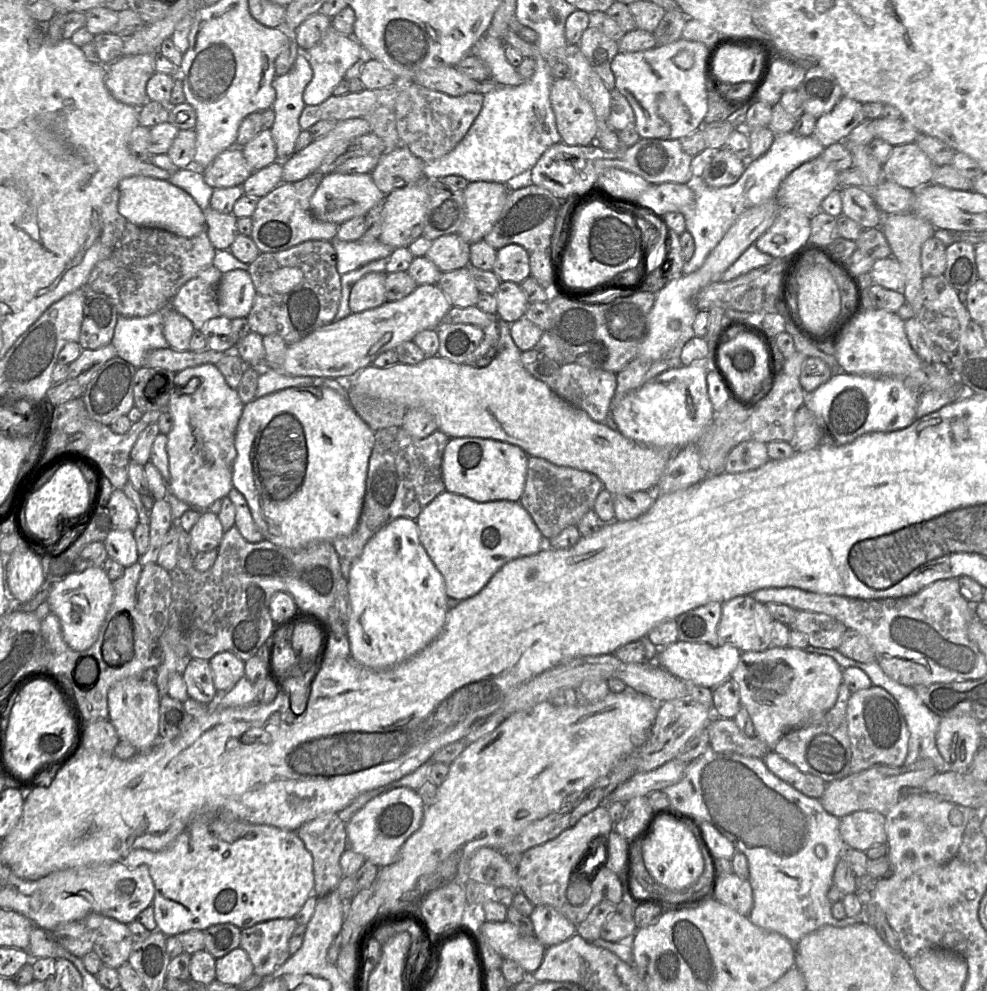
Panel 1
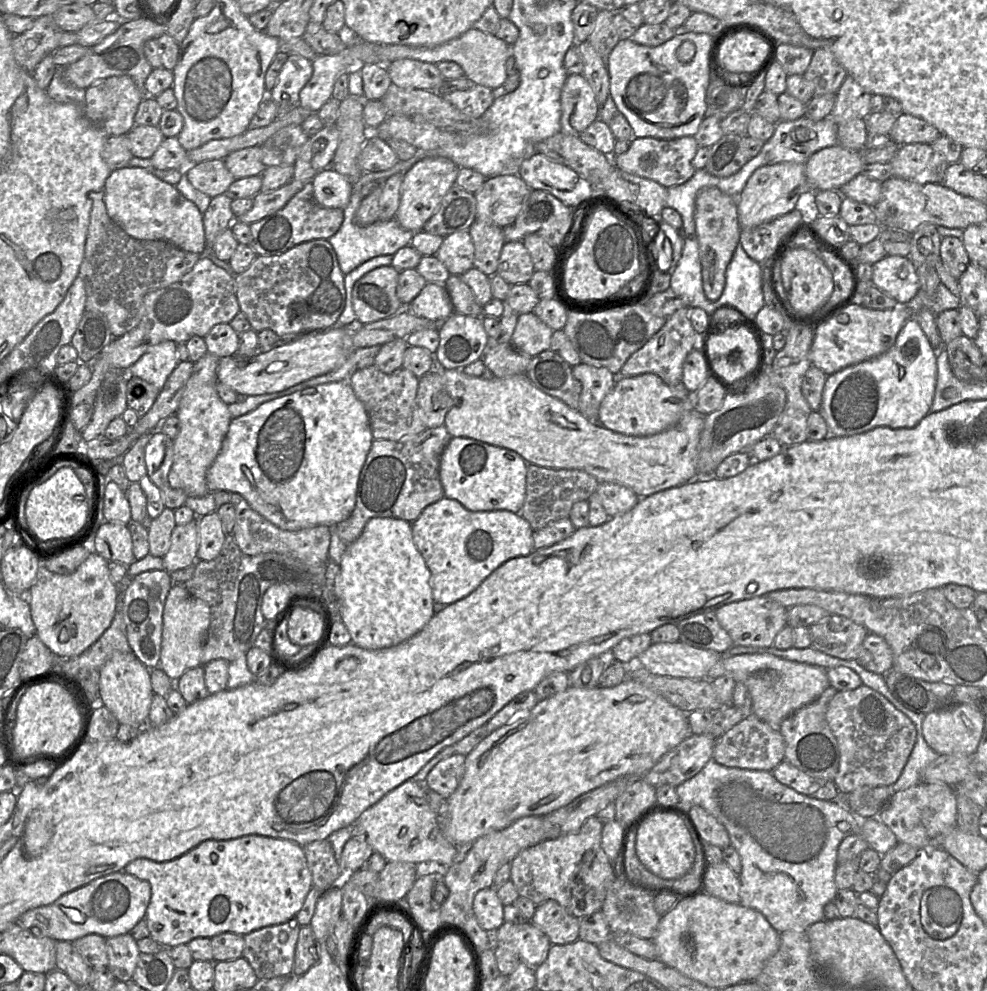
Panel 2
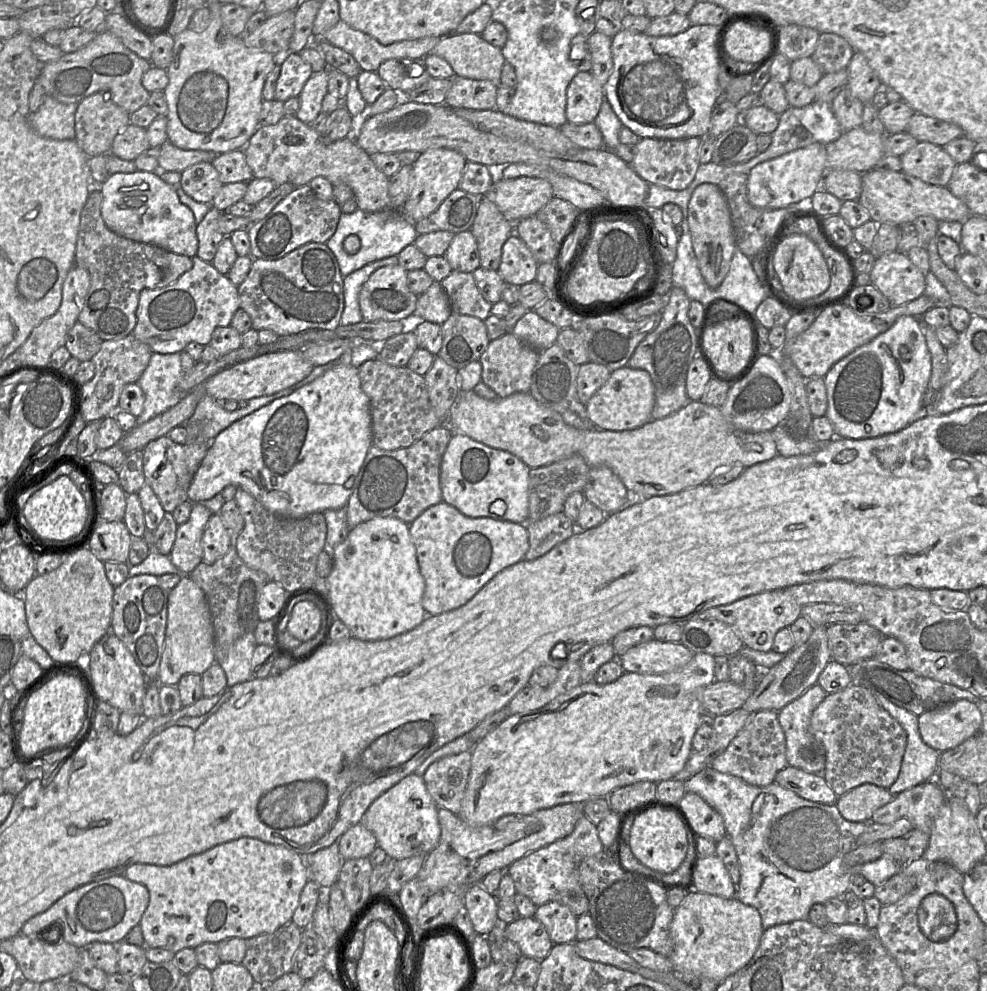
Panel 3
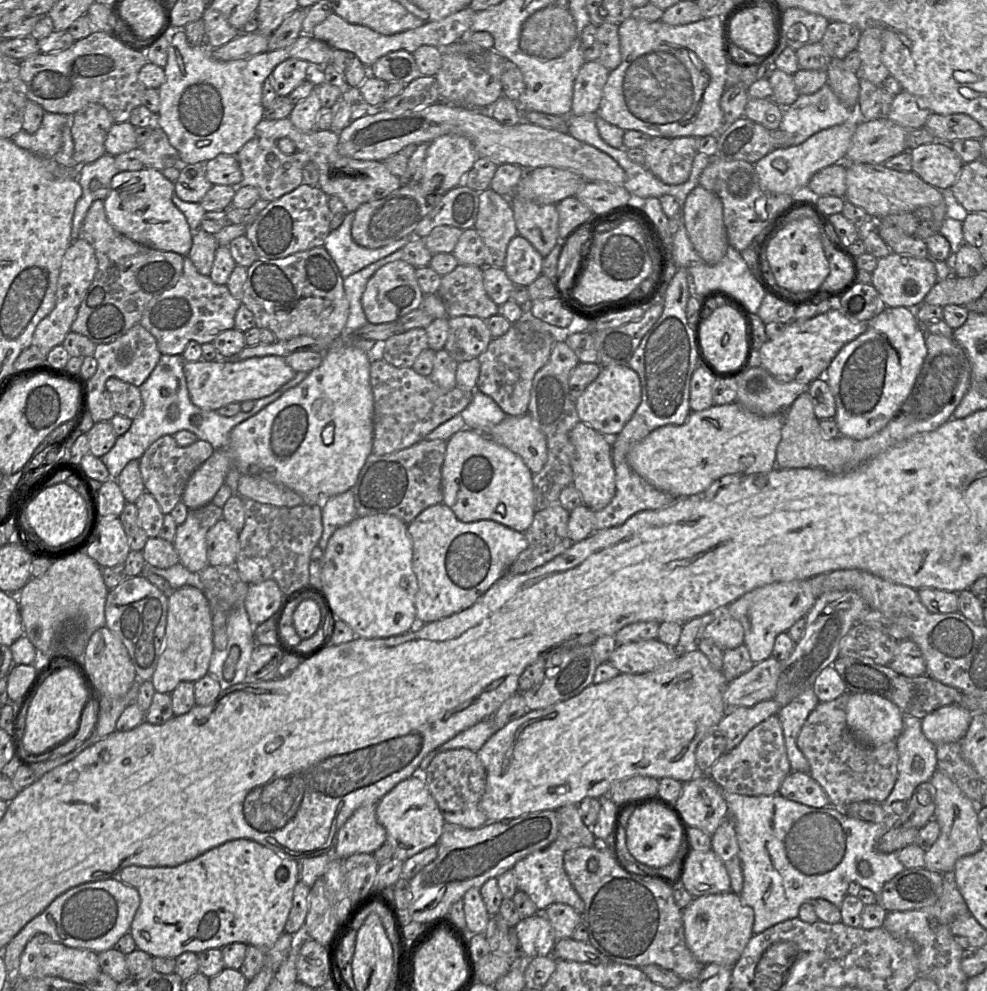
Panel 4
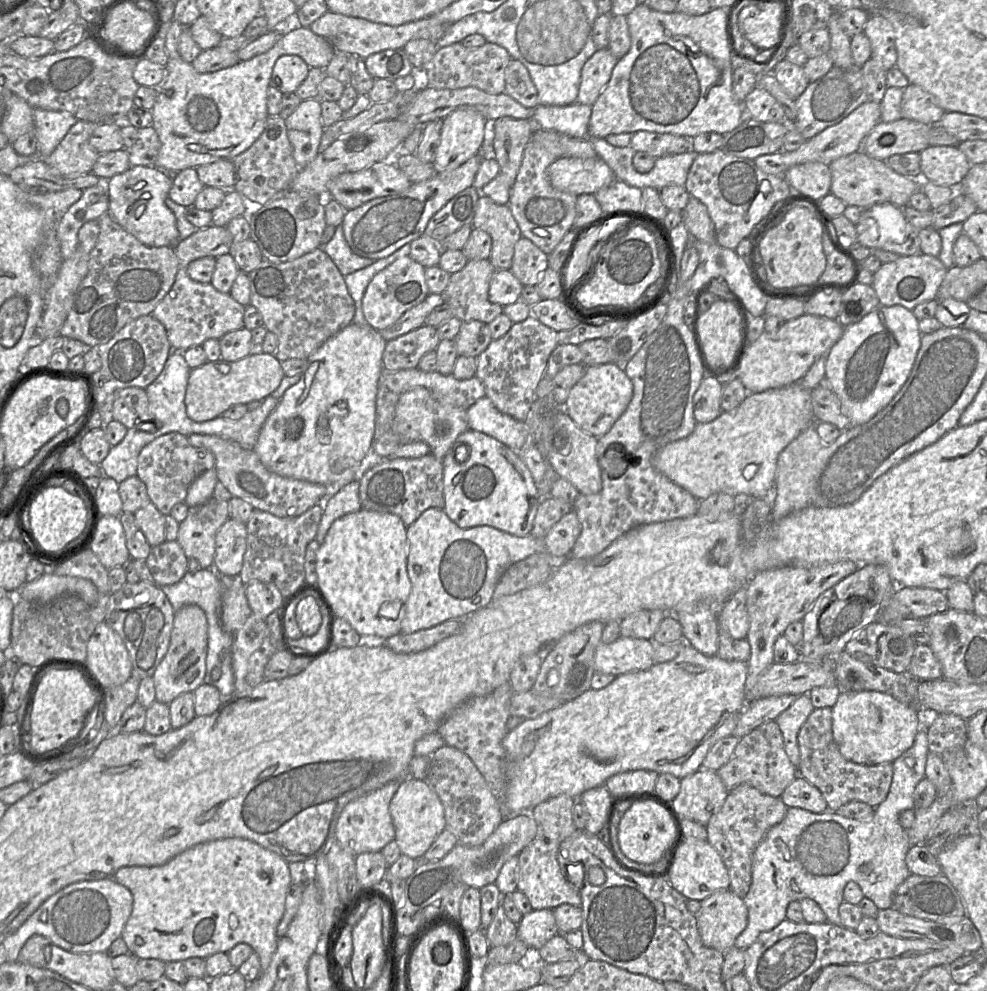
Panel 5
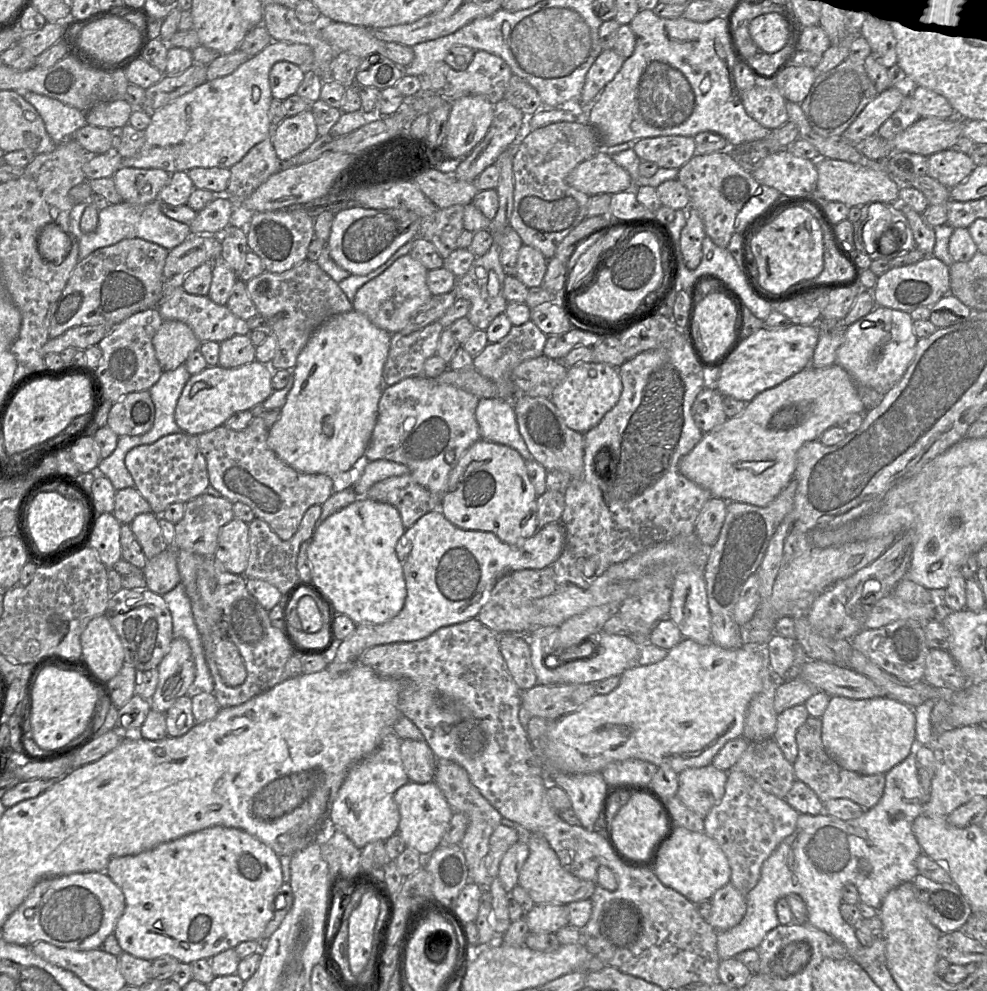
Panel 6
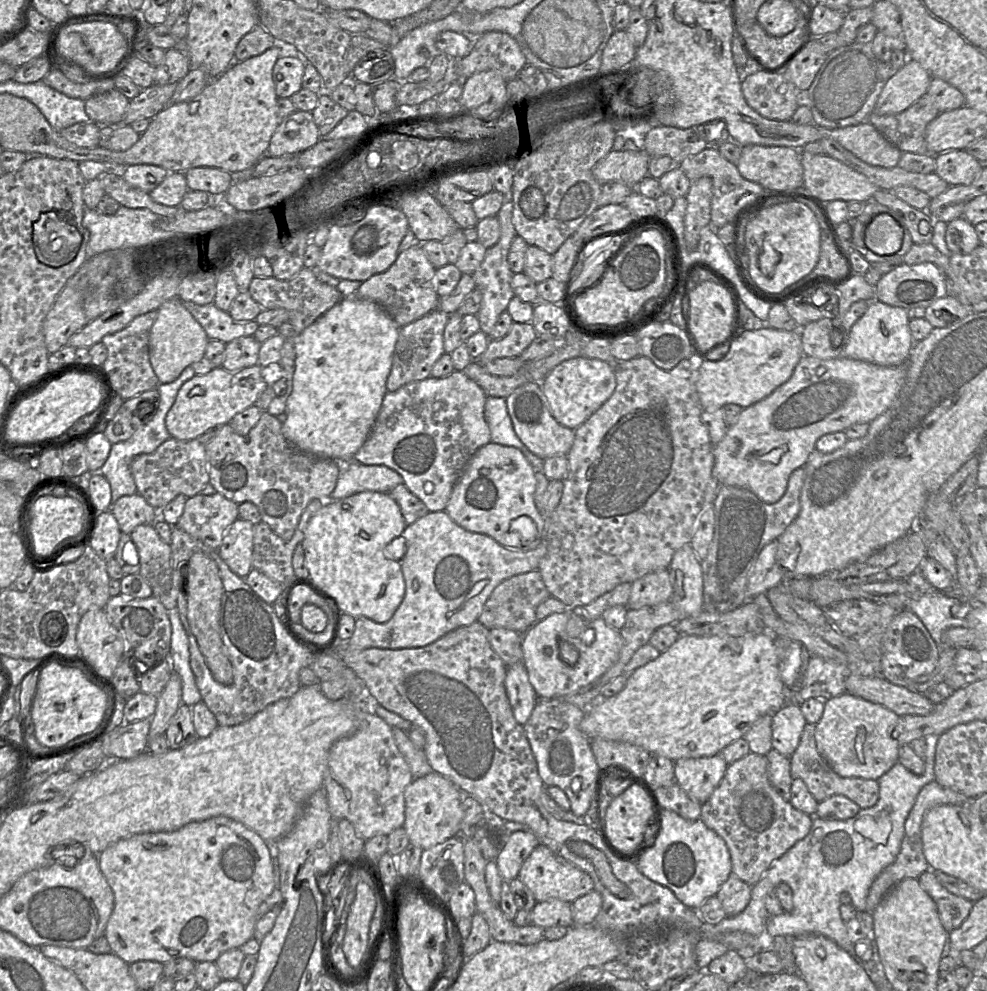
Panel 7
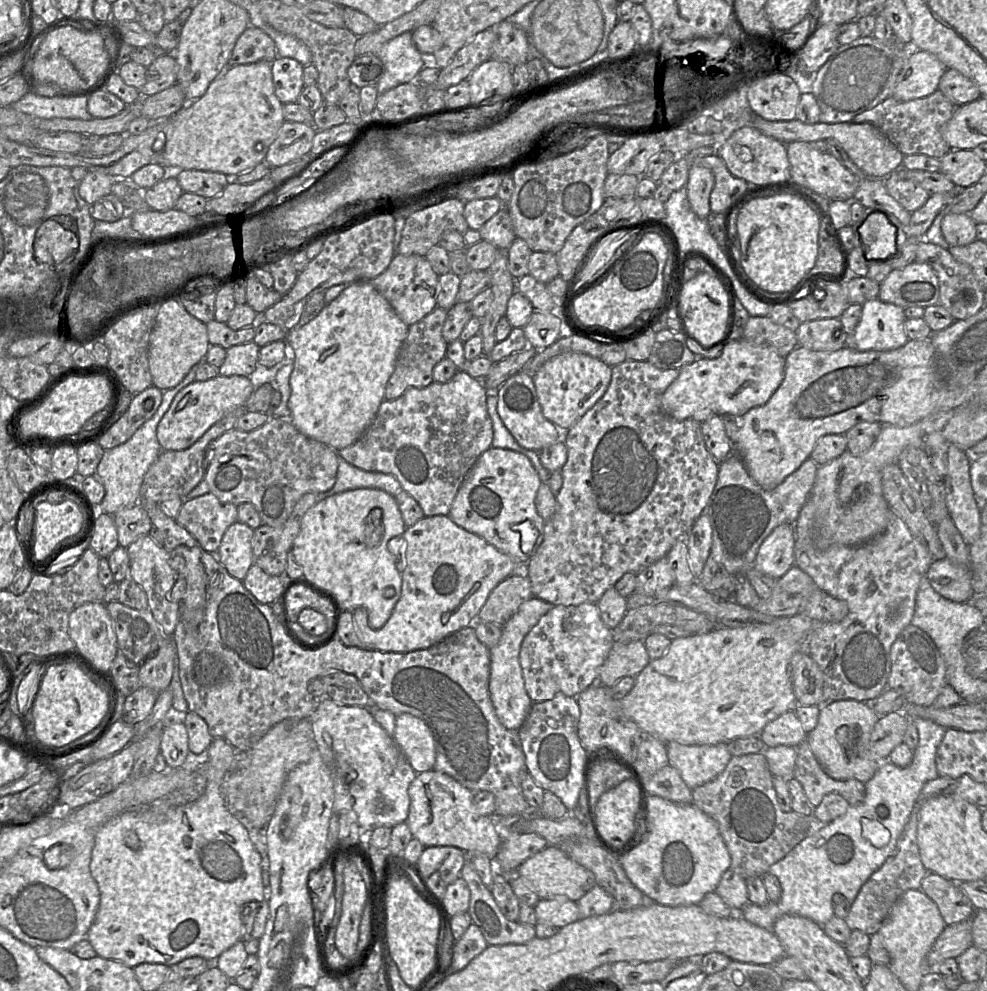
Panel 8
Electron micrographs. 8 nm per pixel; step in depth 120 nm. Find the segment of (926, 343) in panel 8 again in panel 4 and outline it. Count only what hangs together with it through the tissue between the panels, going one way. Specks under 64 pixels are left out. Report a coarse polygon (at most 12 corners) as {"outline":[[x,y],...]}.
{"outline":[[737,402],[653,430],[627,462],[675,498],[771,471],[784,413]]}

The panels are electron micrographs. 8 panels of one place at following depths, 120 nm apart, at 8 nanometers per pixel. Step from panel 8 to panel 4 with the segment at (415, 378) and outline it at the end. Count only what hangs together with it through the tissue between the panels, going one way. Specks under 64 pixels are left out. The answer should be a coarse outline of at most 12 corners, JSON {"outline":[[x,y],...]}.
{"outline":[[425,329],[386,340],[382,359],[410,368],[428,348]]}

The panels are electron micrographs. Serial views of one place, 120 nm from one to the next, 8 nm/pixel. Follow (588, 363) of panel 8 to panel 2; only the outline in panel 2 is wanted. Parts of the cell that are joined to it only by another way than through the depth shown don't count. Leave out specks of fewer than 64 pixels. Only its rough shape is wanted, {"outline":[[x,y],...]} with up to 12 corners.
{"outline":[[656,374],[617,377],[598,422],[624,435],[674,426],[694,394]]}

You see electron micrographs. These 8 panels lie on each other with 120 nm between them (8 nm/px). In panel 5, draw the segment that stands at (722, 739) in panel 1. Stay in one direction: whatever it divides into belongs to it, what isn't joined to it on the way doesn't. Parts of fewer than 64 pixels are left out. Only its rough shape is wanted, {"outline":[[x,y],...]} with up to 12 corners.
{"outline":[[775,720],[740,738],[716,772],[781,797],[799,775]]}

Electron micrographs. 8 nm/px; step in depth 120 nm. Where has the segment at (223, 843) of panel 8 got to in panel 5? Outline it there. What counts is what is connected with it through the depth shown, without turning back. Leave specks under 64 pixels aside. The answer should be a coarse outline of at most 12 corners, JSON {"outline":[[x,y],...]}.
{"outline":[[248,839],[112,877],[137,958],[277,949],[288,863]]}

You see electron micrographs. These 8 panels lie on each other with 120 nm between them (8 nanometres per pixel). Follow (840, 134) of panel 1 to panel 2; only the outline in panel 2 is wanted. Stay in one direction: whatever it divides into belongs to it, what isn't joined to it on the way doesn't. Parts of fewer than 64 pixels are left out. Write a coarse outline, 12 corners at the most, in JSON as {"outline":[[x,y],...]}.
{"outline":[[847,75],[830,117],[866,118],[872,94]]}

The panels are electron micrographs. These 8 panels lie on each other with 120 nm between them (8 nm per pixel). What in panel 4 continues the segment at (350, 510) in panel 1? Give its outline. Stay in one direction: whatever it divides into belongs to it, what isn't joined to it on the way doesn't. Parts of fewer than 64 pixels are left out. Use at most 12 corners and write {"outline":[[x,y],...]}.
{"outline":[[328,349],[232,429],[181,502],[230,468],[316,504],[352,489],[373,450],[368,354]]}

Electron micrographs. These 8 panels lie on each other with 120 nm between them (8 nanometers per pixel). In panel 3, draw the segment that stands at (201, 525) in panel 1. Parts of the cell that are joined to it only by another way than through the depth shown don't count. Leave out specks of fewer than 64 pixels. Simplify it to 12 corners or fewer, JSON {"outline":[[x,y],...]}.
{"outline":[[219,514],[202,536],[202,562],[213,564],[233,546]]}

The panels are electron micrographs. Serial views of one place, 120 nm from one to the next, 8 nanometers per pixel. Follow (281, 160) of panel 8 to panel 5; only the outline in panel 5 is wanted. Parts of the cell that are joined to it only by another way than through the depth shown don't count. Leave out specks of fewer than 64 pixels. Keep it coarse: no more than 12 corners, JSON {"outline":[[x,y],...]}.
{"outline":[[304,100],[285,121],[299,169],[319,154],[321,101]]}

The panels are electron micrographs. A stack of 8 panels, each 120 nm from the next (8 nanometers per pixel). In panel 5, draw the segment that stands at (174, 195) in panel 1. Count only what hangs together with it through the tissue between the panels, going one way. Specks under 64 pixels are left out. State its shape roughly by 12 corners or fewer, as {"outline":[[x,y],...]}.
{"outline":[[155,166],[109,179],[113,220],[150,247],[175,247],[165,200],[173,179]]}

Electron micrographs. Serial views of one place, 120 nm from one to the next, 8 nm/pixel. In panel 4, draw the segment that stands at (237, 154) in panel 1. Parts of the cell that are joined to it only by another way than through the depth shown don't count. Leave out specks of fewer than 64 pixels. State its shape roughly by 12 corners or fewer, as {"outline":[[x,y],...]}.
{"outline":[[205,163],[182,164],[174,194],[200,203],[212,186]]}

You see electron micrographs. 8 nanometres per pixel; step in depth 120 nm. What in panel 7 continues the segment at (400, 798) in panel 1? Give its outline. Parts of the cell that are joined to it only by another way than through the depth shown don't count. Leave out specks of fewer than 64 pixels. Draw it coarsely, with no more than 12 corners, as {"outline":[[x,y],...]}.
{"outline":[[431,771],[405,788],[405,829],[422,850],[460,835],[464,795]]}

